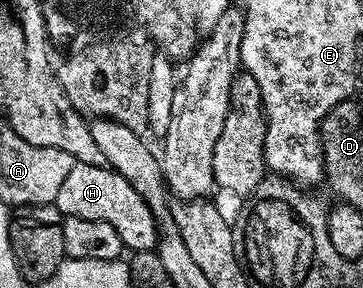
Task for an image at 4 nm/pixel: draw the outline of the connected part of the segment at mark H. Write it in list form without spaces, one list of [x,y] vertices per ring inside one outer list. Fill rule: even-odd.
[[[74,164],[71,173],[67,175],[62,186],[59,187],[59,196],[55,203],[57,211],[65,218],[82,218],[83,220],[103,220],[119,232],[125,250],[136,252],[138,250],[151,250],[156,247],[158,240],[157,222],[153,219],[151,208],[123,180],[123,176],[108,165]]]

